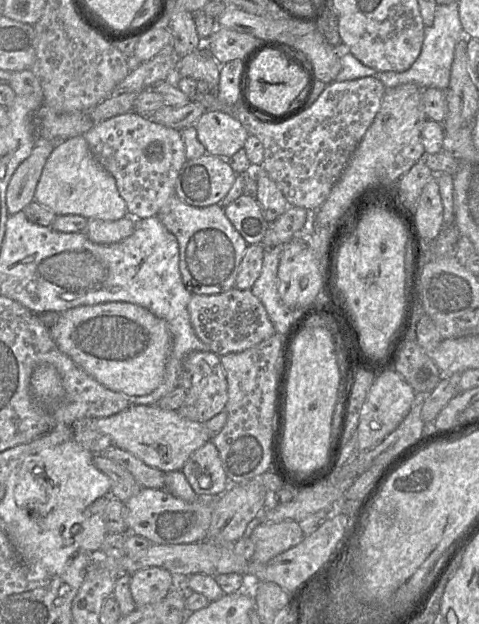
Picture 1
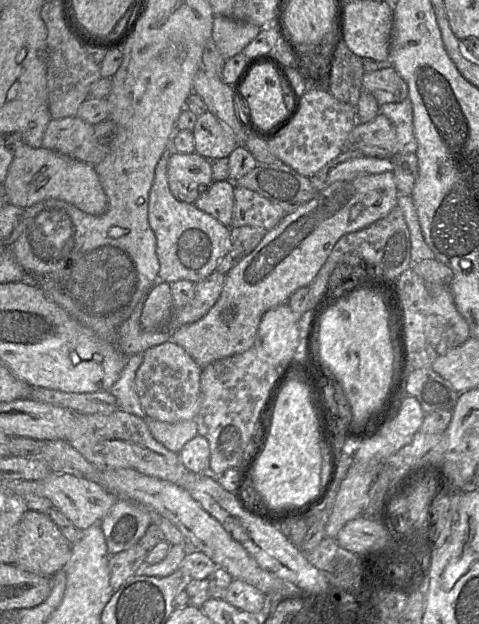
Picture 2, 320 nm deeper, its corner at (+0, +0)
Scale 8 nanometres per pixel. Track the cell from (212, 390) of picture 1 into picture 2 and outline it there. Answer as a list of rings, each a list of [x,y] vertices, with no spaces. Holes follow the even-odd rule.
[[[172,341],[146,350],[135,376],[136,392],[146,416],[169,423],[195,419],[201,404],[201,372],[188,353]]]

